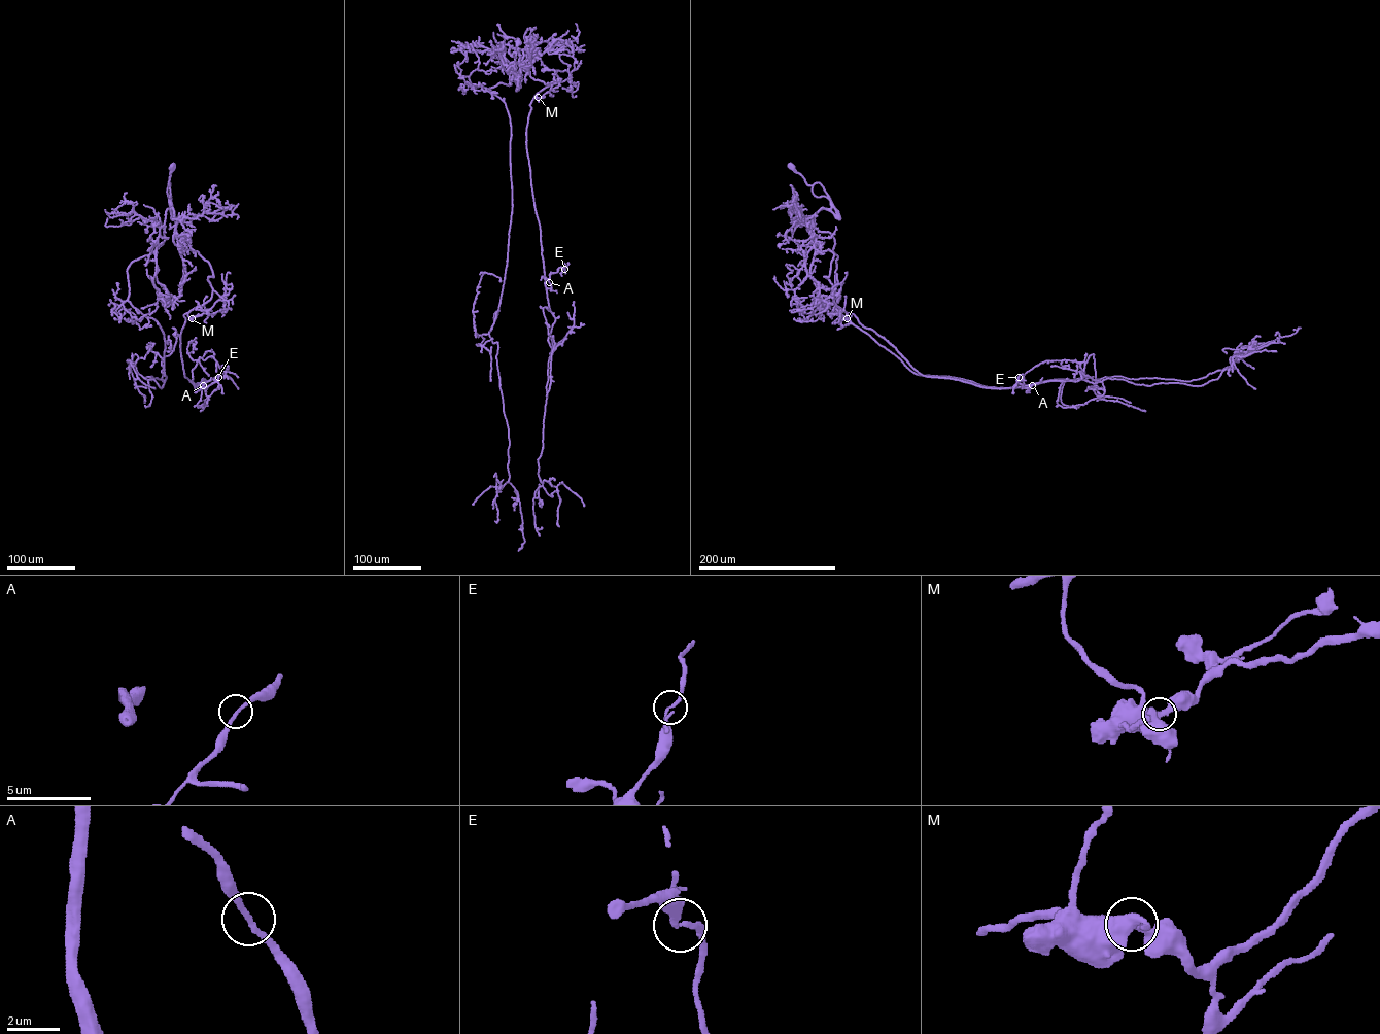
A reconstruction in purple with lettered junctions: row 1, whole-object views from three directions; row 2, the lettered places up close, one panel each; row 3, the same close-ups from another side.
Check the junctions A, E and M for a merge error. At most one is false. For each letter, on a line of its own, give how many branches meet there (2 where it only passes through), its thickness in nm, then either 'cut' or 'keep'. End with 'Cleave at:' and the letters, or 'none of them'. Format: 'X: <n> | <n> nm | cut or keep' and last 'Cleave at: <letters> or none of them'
A: 2 | 200 nm | keep
E: 2 | 170 nm | keep
M: 2 | 440 nm | keep
Cleave at: none of them

